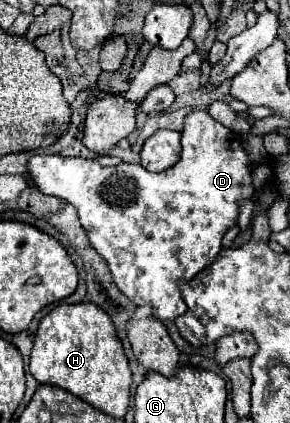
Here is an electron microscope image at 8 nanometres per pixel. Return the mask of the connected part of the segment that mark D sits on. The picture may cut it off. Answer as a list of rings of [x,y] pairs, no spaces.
[[[193,110],[191,114],[187,114],[185,118],[185,128],[181,132],[181,144],[183,144],[183,152],[181,152],[181,158],[175,166],[171,166],[169,170],[163,170],[159,174],[153,174],[153,172],[147,172],[141,164],[125,164],[121,162],[119,166],[111,166],[111,168],[103,168],[97,160],[93,158],[63,158],[63,156],[43,156],[43,154],[35,154],[29,158],[27,162],[27,174],[31,178],[31,182],[43,192],[43,194],[49,194],[49,196],[57,196],[61,200],[67,200],[69,204],[73,204],[77,208],[77,214],[79,214],[79,220],[81,220],[81,226],[85,228],[93,248],[107,260],[109,264],[109,270],[113,274],[113,280],[117,284],[117,288],[131,300],[135,302],[137,306],[149,306],[151,308],[151,314],[159,320],[175,320],[177,316],[185,314],[187,306],[181,298],[181,290],[179,290],[179,282],[189,282],[195,278],[195,274],[199,274],[203,268],[211,266],[211,262],[215,262],[219,250],[221,250],[221,238],[225,236],[225,232],[229,228],[233,228],[237,224],[237,218],[239,218],[239,208],[241,208],[241,202],[245,200],[251,200],[255,196],[257,190],[265,188],[274,177],[273,170],[270,169],[272,160],[265,160],[261,162],[251,162],[243,144],[241,144],[241,136],[235,134],[233,130],[229,130],[227,126],[223,126],[221,122],[217,122],[215,118],[209,116],[207,110]]]

